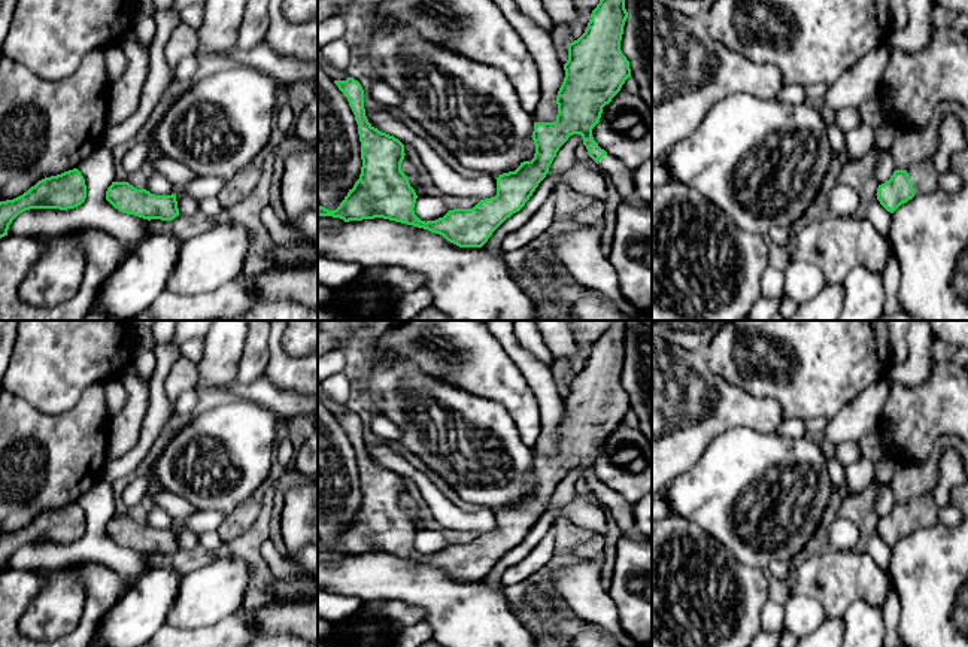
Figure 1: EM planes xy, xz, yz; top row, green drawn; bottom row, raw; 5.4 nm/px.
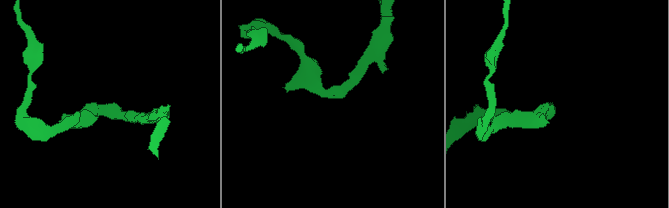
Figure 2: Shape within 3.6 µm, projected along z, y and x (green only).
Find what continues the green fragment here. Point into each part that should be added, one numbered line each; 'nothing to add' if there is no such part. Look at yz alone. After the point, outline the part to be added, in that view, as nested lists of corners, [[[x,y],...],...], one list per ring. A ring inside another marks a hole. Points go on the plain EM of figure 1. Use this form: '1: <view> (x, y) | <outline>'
1: yz (924, 510) | [[[932,493],[919,495],[907,504],[914,528],[931,526],[938,522],[938,505]]]

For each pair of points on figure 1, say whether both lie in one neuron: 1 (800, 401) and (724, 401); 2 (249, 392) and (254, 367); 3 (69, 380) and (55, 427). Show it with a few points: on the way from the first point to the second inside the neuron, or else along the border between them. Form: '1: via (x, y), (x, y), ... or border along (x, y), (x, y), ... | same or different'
1: border along (746, 391), (756, 397), (773, 397), (785, 418) | different
2: border along (264, 371), (249, 383), (237, 380) | different
3: border along (85, 389), (72, 407), (57, 413), (27, 403) | different

